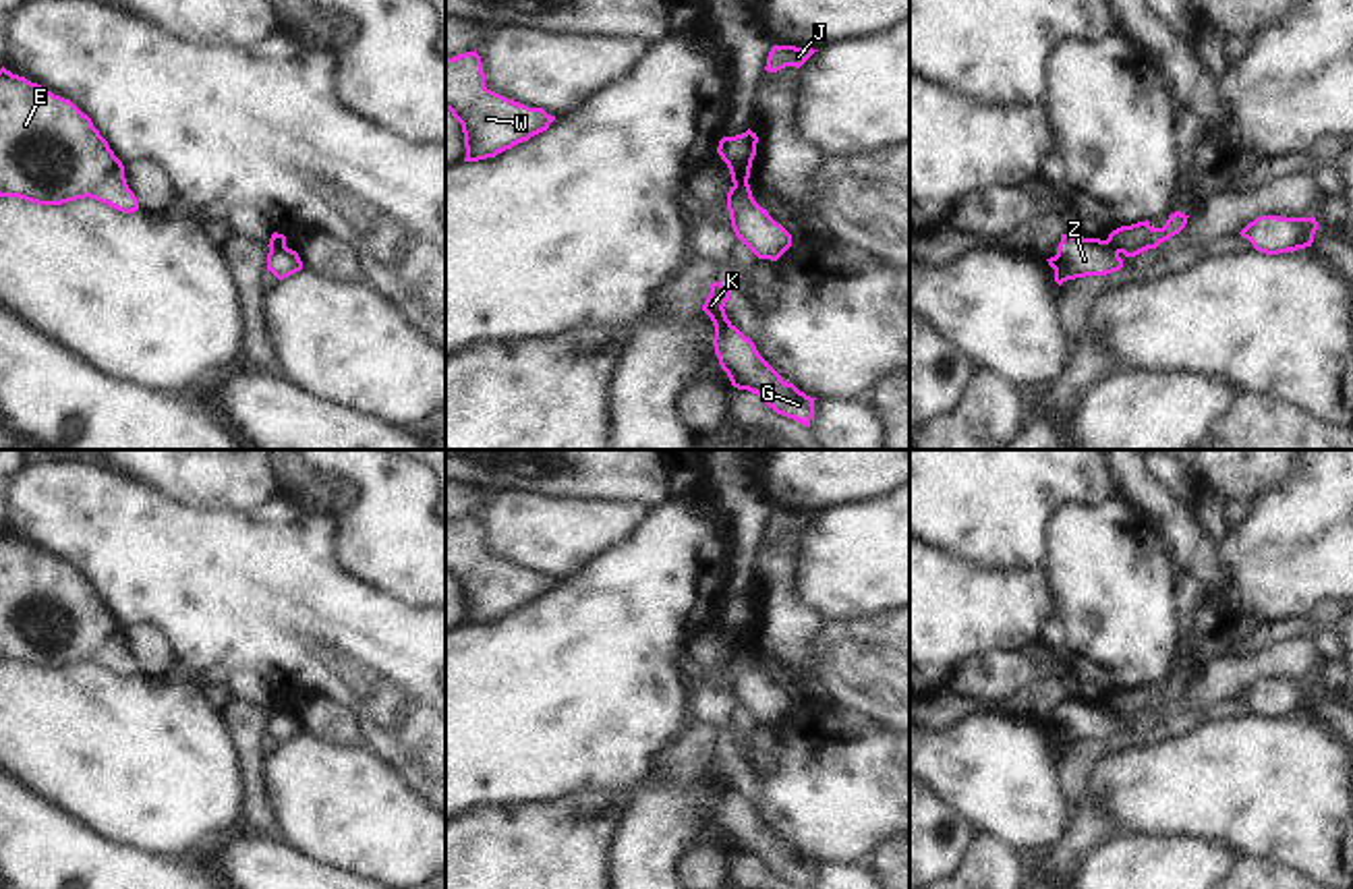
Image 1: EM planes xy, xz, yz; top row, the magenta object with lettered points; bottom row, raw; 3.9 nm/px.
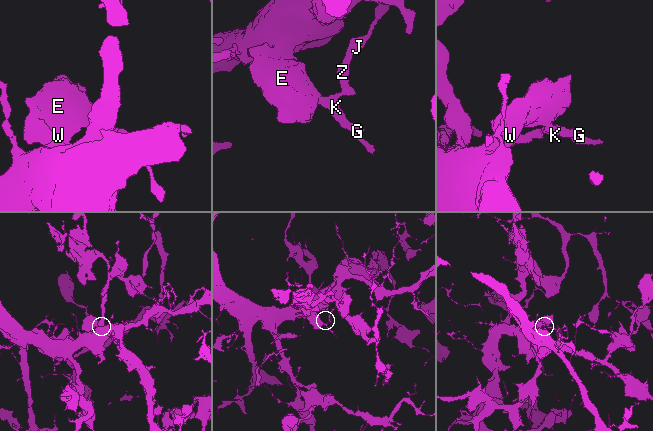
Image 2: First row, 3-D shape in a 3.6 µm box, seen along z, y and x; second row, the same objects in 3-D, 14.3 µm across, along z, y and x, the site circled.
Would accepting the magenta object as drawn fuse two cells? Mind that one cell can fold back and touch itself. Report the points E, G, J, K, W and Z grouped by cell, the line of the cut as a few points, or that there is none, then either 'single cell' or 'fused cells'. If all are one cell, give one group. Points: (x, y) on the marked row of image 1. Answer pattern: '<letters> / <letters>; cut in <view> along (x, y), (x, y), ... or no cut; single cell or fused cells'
E G K W / J Z; cut in xz along (746, 181), (734, 185); fused cells

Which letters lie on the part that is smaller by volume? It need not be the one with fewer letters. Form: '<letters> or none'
J, Z

